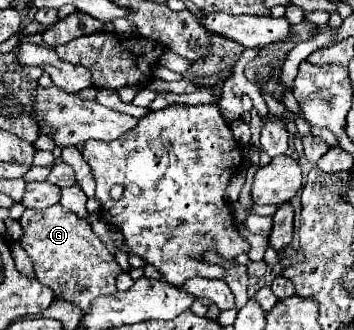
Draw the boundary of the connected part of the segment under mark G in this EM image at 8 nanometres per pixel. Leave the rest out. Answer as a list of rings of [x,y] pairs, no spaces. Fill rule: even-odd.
[[[57,203],[55,207],[43,211],[25,209],[19,223],[23,227],[19,243],[33,261],[35,279],[51,287],[55,299],[69,301],[87,313],[89,305],[97,297],[117,291],[115,279],[123,273],[123,269],[117,265],[115,255],[107,249],[107,245],[93,233],[87,219],[77,217],[73,211]]]

